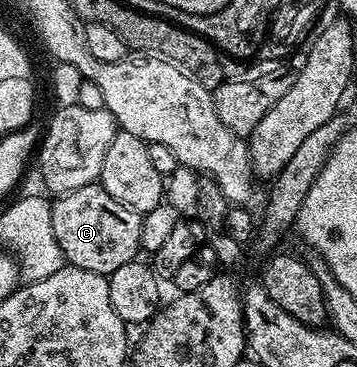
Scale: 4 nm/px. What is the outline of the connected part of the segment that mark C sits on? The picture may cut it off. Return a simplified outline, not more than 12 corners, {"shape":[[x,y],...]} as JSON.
{"shape":[[98,183],[51,213],[70,267],[109,277],[140,255],[142,215]]}

